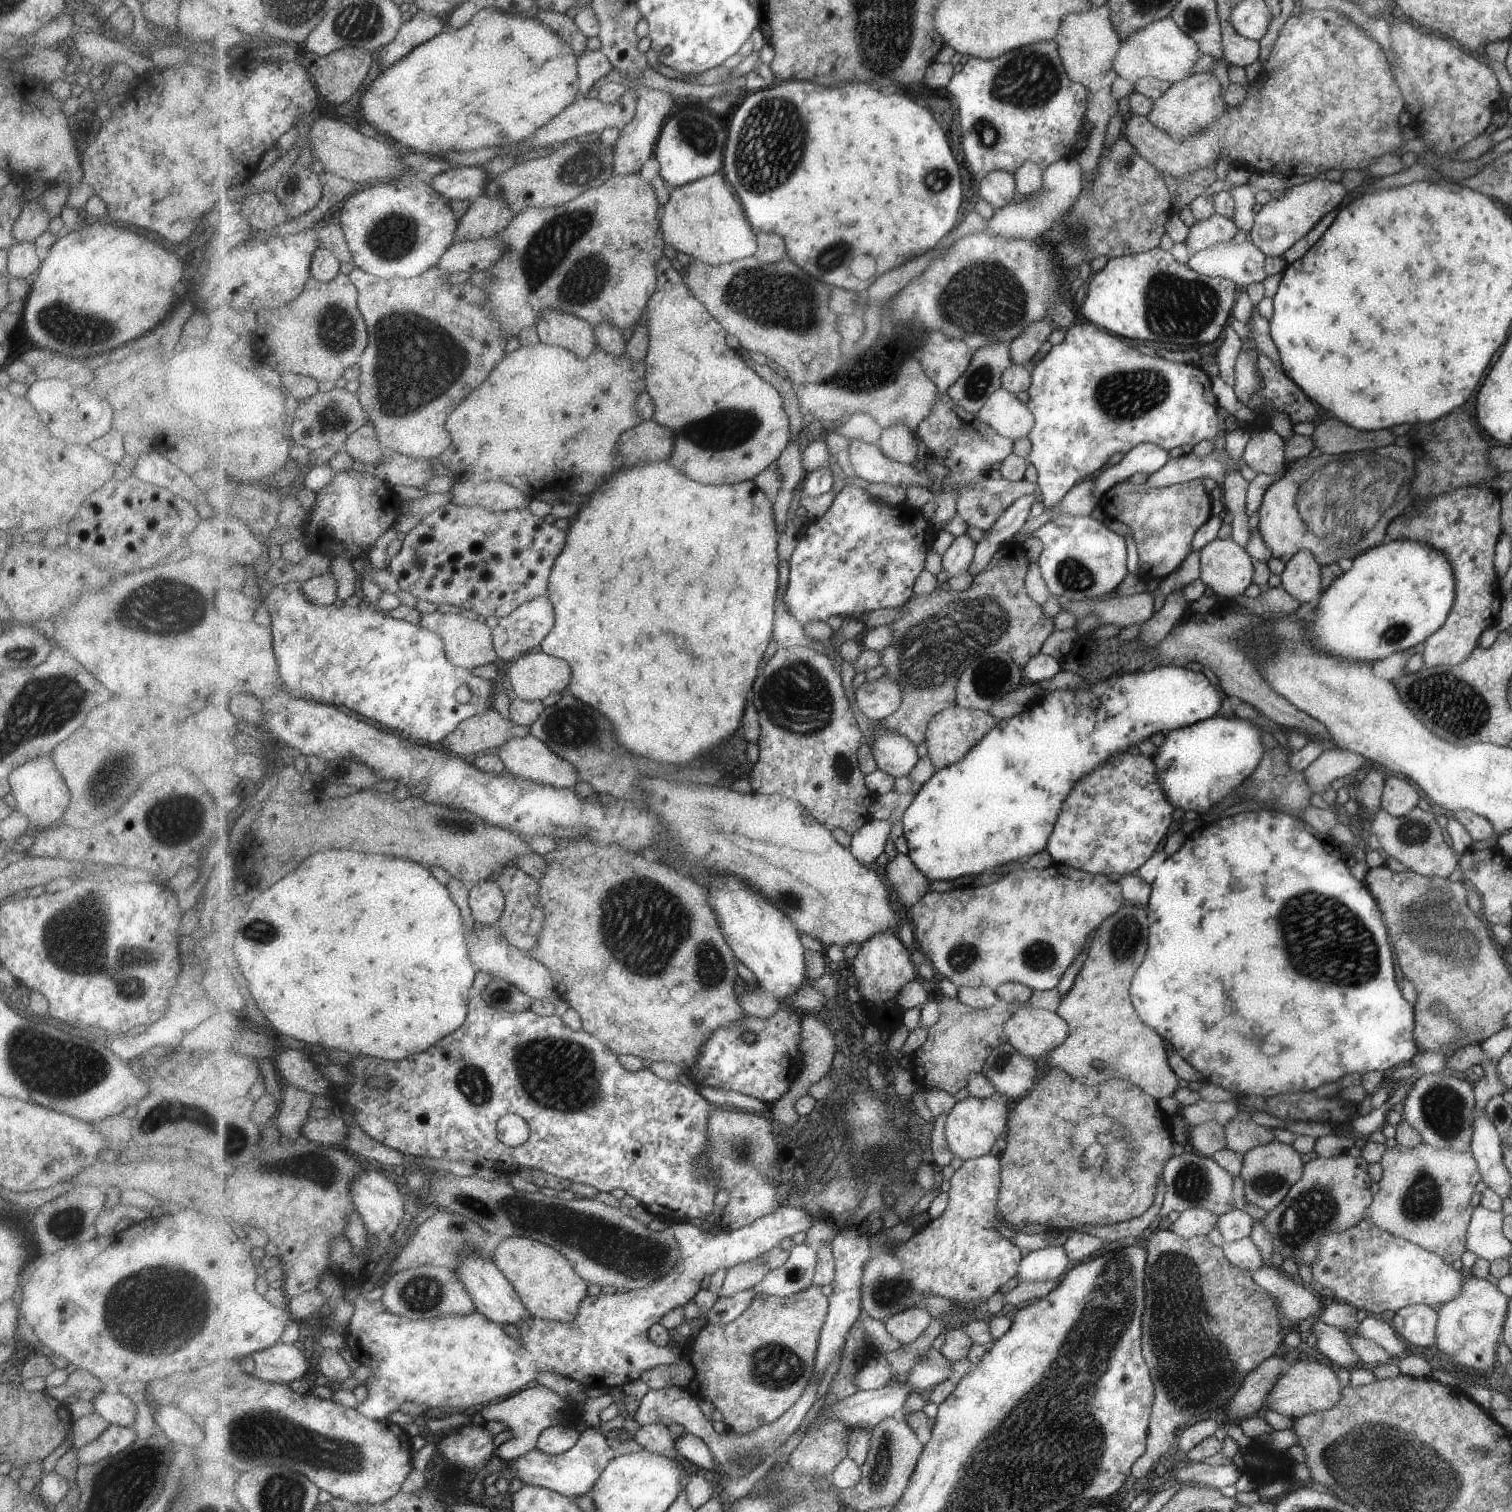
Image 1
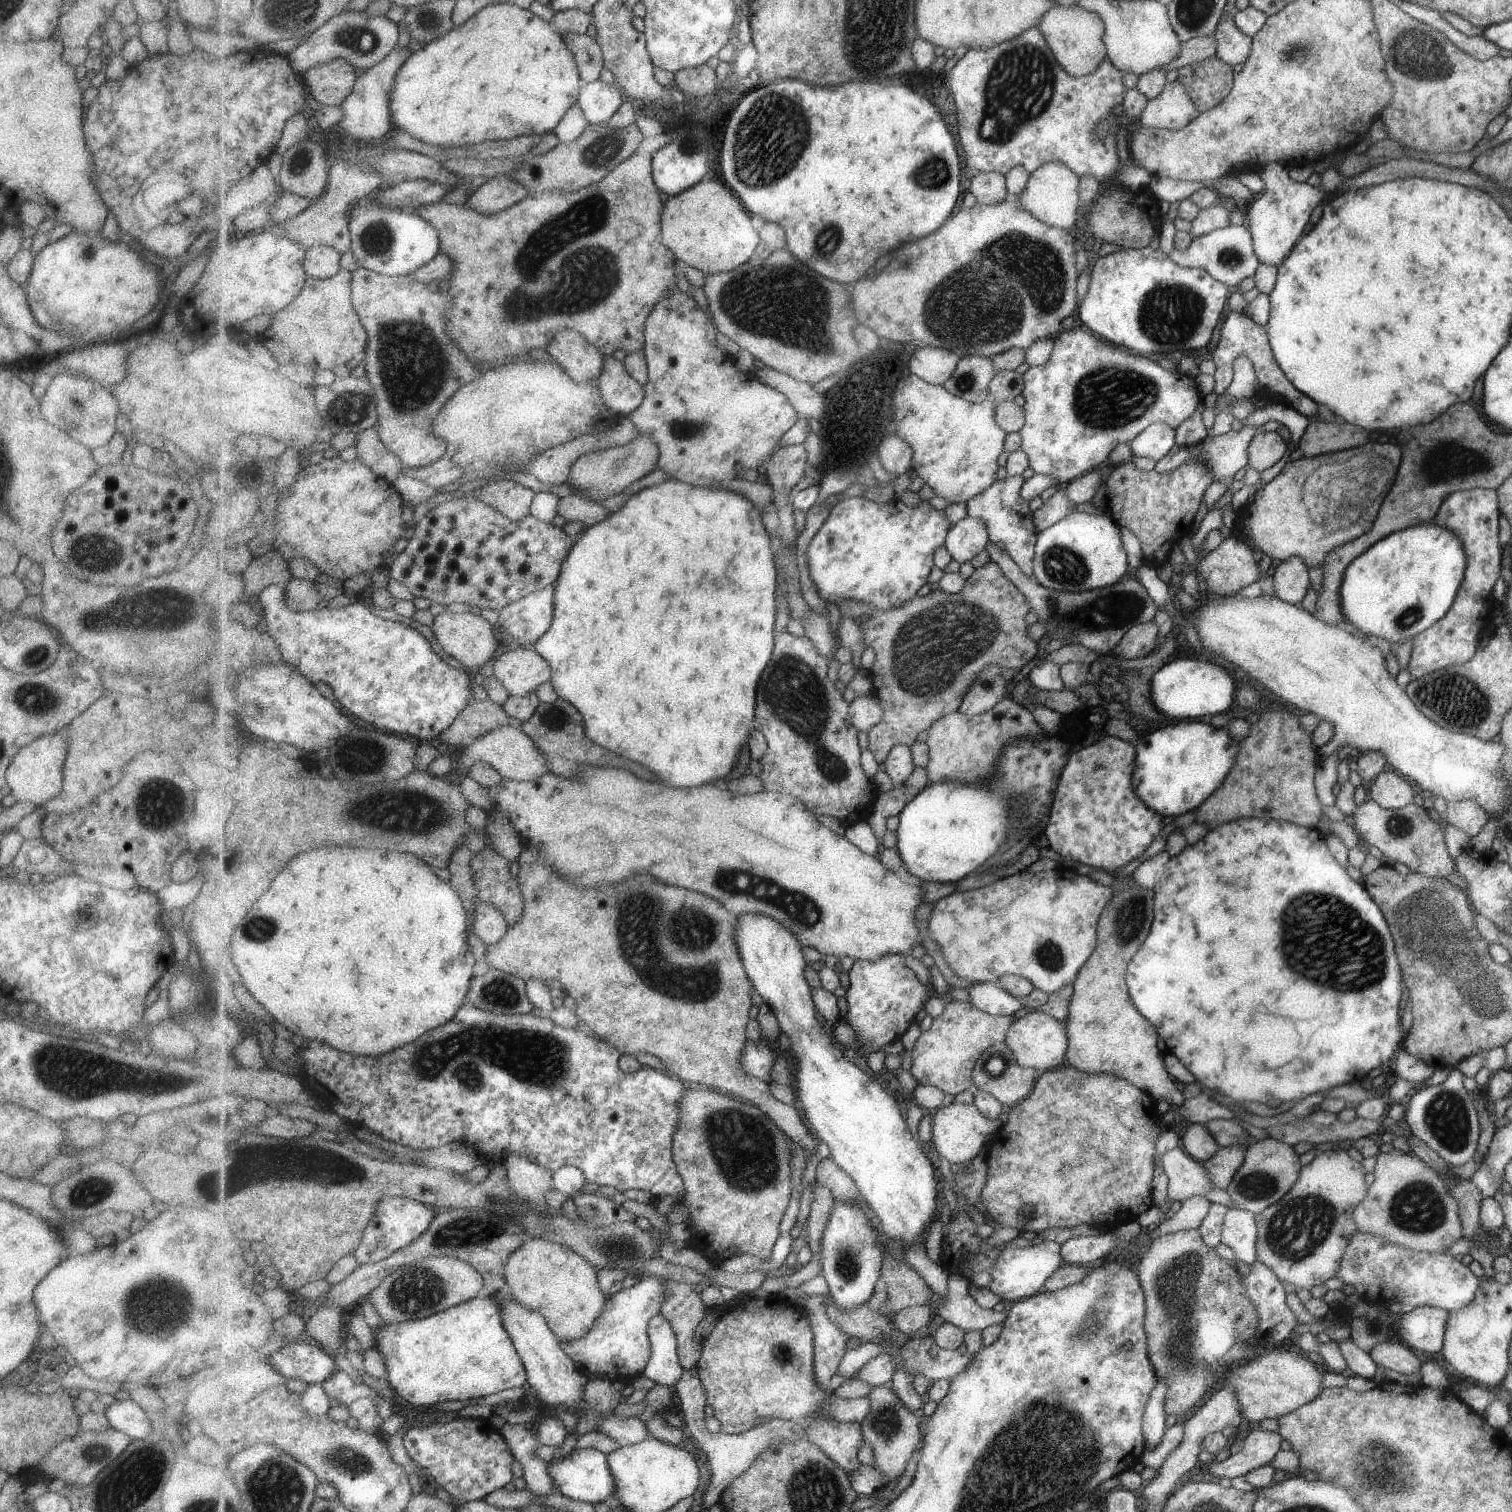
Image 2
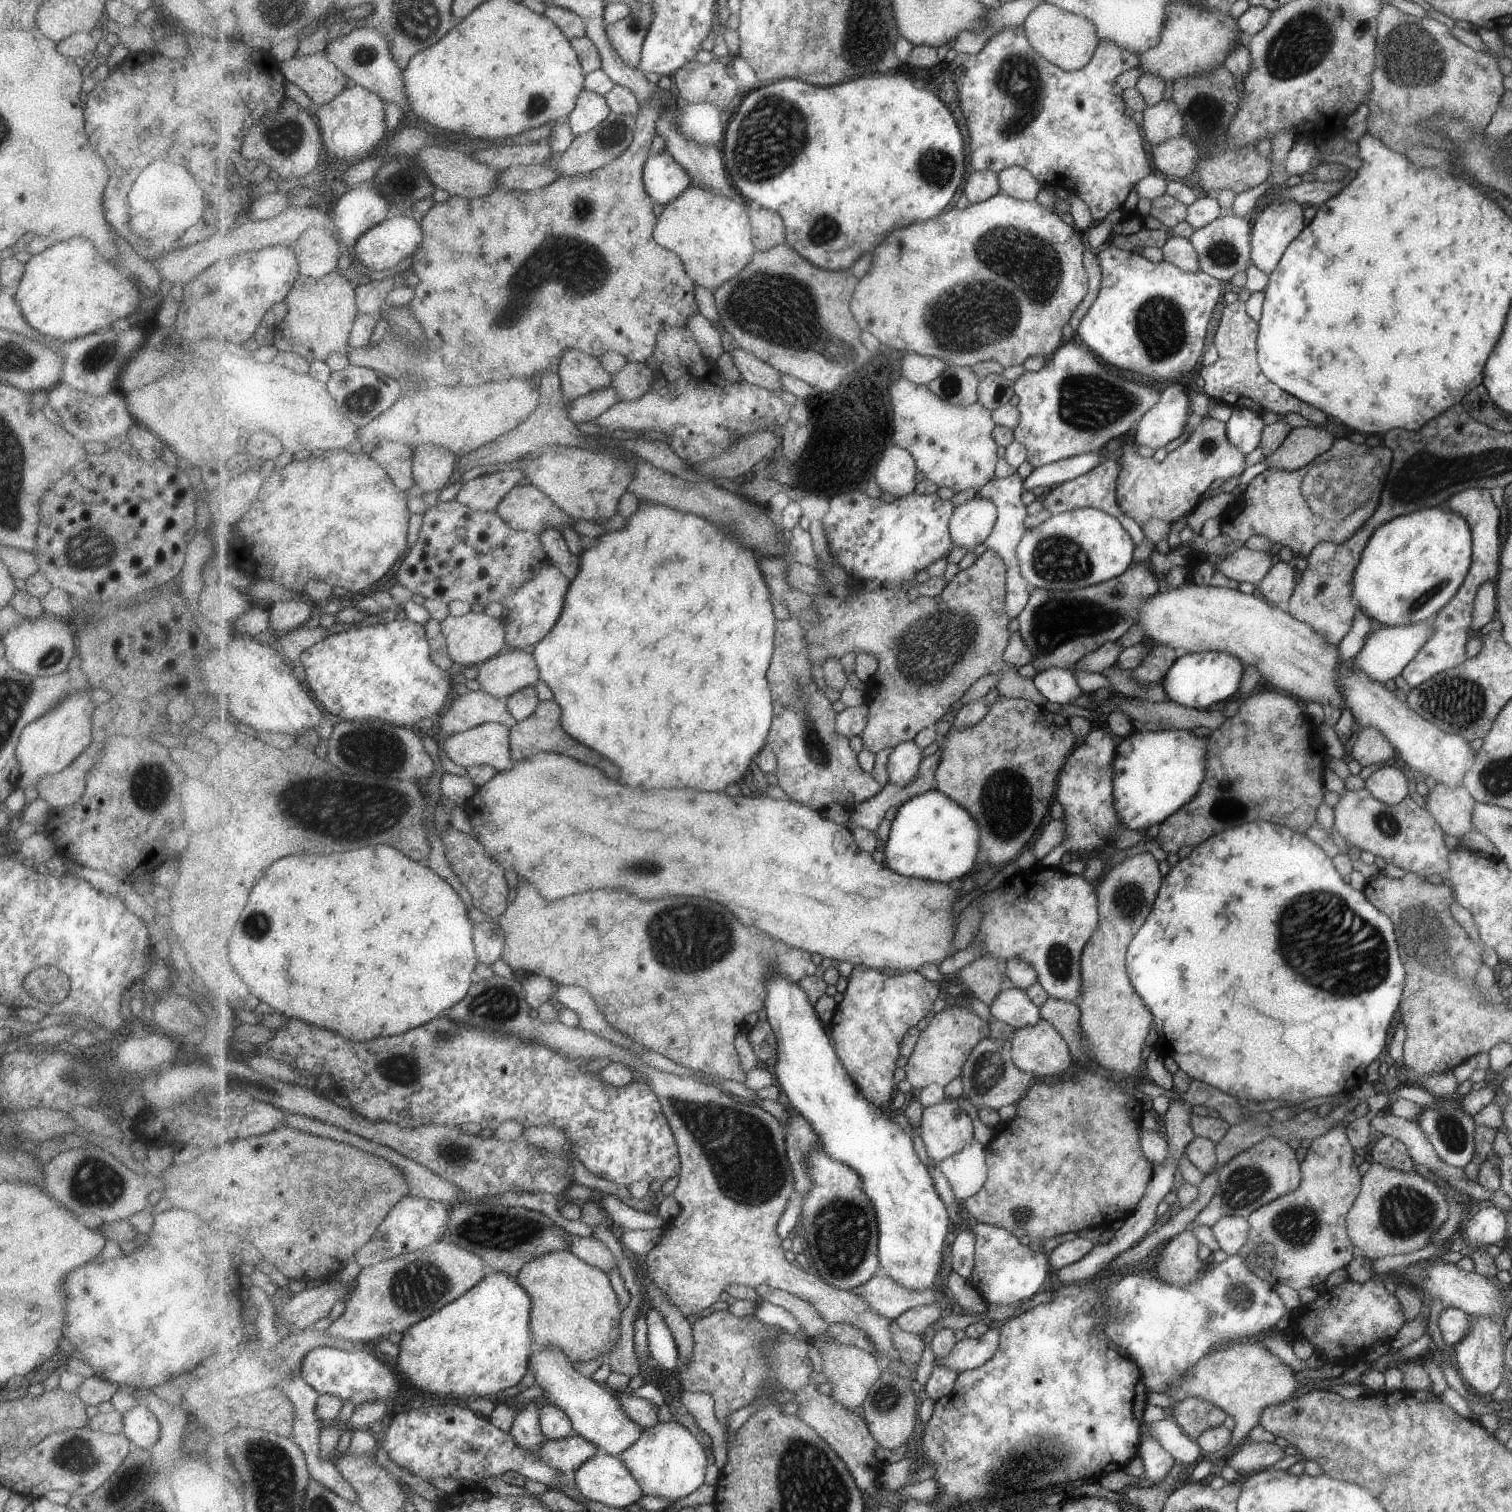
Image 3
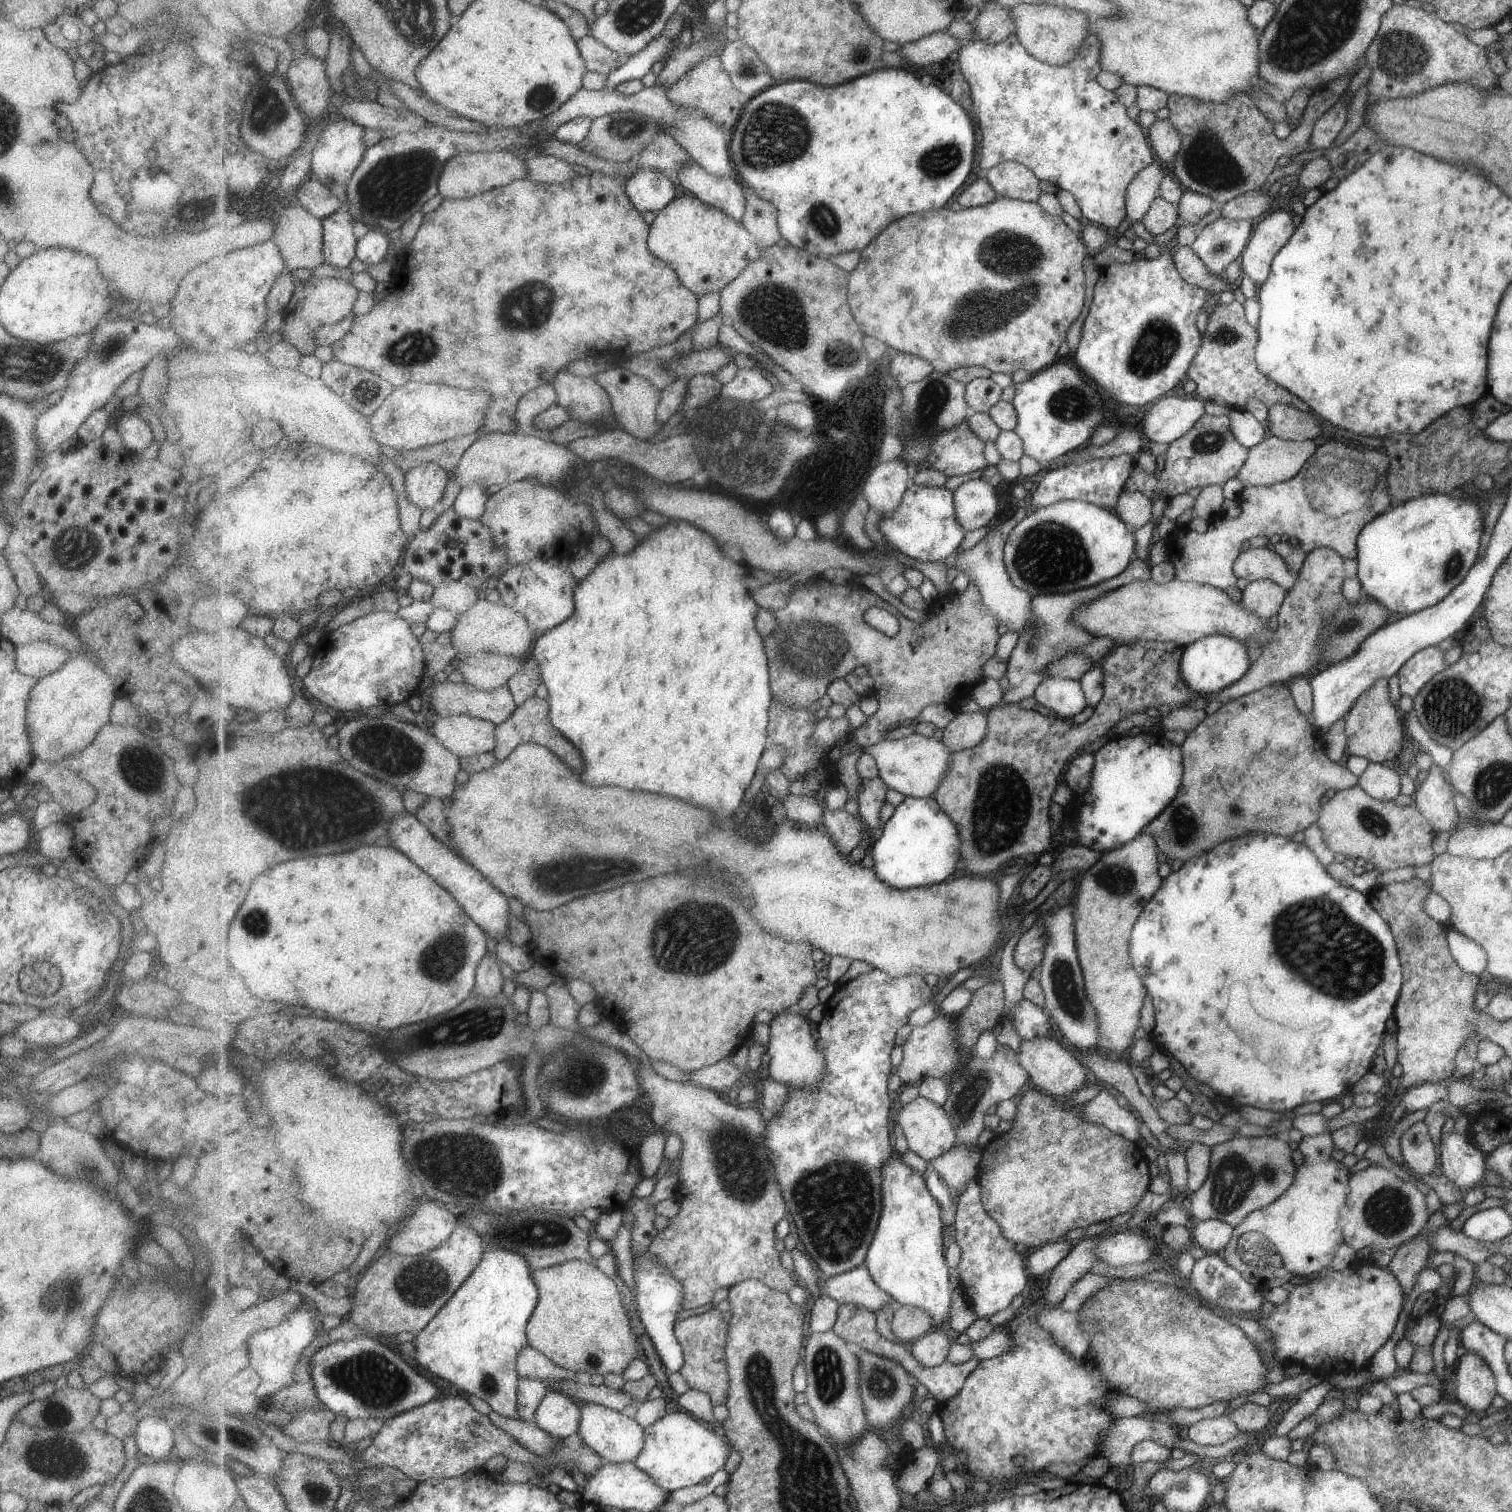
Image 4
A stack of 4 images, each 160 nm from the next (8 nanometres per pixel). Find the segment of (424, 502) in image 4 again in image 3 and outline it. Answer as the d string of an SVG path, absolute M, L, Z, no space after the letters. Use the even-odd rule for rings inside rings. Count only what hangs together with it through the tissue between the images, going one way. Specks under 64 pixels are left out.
M434 444L412 448L412 474L415 482L426 492L443 490L451 482L451 474L459 458L448 448Z

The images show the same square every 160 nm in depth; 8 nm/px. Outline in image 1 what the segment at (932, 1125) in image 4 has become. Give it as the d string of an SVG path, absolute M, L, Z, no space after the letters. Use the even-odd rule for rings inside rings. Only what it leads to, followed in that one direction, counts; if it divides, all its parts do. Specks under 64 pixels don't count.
M997 1091L991 1098L980 1099L971 1095L959 1101L948 1114L945 1123L945 1138L947 1138L948 1152L955 1154L963 1161L976 1159L991 1152L995 1142L1006 1136L1008 1120L1013 1110L1011 1098Z

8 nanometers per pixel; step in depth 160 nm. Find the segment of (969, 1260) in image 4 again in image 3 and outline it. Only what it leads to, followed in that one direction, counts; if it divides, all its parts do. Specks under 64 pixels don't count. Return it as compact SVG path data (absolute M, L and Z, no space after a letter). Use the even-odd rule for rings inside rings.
M973 1220L972 1231L977 1235L976 1265L971 1284L989 1304L1014 1304L1037 1293L1045 1275L1050 1271L1048 1258L1043 1252L1033 1252L1026 1242L1006 1228Z

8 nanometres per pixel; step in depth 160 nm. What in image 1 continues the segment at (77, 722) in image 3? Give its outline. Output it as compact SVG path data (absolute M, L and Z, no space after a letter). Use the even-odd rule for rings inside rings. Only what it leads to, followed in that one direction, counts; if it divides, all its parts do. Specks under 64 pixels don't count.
M49 755L25 761L19 768L15 767L9 773L8 783L16 800L15 810L26 816L29 828L39 832L61 822L70 794L55 765L49 760Z

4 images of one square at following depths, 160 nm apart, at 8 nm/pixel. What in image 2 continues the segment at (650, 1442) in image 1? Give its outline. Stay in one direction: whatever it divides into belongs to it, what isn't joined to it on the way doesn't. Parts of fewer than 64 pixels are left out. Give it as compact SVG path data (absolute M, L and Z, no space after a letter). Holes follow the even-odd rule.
M613 1411L607 1415L604 1423L597 1431L613 1437L621 1447L643 1442L651 1433L648 1424L643 1418L614 1416Z

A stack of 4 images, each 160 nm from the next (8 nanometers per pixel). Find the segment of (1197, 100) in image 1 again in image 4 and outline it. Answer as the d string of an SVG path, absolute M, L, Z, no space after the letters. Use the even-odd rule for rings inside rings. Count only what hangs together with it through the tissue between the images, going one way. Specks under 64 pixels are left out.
M1156 119L1146 132L1149 132L1149 144L1152 145L1157 159L1162 162L1169 162L1171 159L1173 161L1173 156L1180 151L1181 142L1180 134L1168 120Z

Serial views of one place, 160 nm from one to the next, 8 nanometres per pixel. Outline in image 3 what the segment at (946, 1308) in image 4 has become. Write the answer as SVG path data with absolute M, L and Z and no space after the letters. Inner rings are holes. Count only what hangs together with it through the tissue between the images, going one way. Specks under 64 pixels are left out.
M777 971L774 972L772 977L769 977L766 980L766 984L768 986L768 999L766 1000L767 1021L771 1023L778 1038L778 1054L774 1074L784 1101L788 1101L797 1114L801 1114L801 1116L805 1117L811 1123L813 1130L815 1130L820 1136L821 1146L834 1161L839 1161L840 1163L849 1165L862 1178L865 1192L869 1195L870 1200L877 1209L878 1223L880 1224L880 1266L886 1270L888 1274L887 1276L891 1277L899 1284L905 1285L907 1288L916 1291L931 1288L931 1286L937 1282L937 1276L939 1276L939 1272L941 1272L943 1256L945 1255L943 1250L947 1249L945 1246L949 1246L945 1244L951 1242L949 1236L952 1234L952 1226L948 1205L946 1205L945 1201L939 1196L936 1189L935 1179L933 1178L928 1165L921 1160L916 1145L914 1144L914 1138L911 1138L901 1126L898 1126L893 1121L893 1117L891 1118L891 1116L880 1111L876 1104L870 1103L870 1100L862 1095L862 1092L854 1081L852 1074L849 1074L849 1071L845 1068L843 1061L837 1054L833 1038L826 1032L825 1027L823 1027L823 1020L820 1018L814 1005L809 1002L809 995L807 992L805 992L805 990L803 990L803 988L801 988L801 986L799 986L799 984L793 979L790 979L789 975L778 973Z

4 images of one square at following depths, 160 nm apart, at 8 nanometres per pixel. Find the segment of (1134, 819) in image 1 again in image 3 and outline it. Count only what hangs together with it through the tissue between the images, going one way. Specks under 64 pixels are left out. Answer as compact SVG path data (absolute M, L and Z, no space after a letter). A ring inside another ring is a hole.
M1096 727L1090 728L1077 748L1069 752L1057 776L1058 787L1054 796L1054 800L1062 806L1060 819L1064 824L1063 840L1038 860L1038 866L1055 868L1065 853L1075 852L1075 857L1078 857L1082 852L1100 849L1103 844L1108 844L1106 839L1119 828L1120 822L1112 807L1112 760L1115 758L1116 746L1112 734Z

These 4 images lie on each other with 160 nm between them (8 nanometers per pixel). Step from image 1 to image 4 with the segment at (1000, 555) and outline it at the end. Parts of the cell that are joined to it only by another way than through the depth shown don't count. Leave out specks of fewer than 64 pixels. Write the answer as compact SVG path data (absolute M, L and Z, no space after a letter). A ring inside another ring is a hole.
M823 576L815 577L814 581L791 592L787 606L773 611L773 616L777 618L777 631L764 638L773 698L777 698L781 704L789 708L814 708L820 698L828 695L829 686L835 680L846 678L858 667L867 666L878 690L879 708L853 734L861 748L880 744L885 740L886 733L896 726L915 727L917 716L929 704L955 705L959 700L968 697L975 684L984 679L983 666L989 658L996 656L997 642L1001 640L997 632L1000 624L981 602L981 592L975 584L970 584L959 595L945 596L940 603L934 607L931 620L915 622L901 614L887 600L862 586L857 579L844 586L836 586ZM873 607L888 611L900 622L900 631L895 636L889 637L865 622L865 612Z

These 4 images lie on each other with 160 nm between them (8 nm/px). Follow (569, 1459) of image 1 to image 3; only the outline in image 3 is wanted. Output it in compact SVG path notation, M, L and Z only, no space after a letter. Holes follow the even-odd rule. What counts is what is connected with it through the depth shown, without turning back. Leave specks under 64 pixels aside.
M600 1452L590 1458L573 1472L572 1476L585 1499L603 1503L607 1508L617 1507L622 1509L629 1504L635 1504L639 1498L646 1495L639 1480L628 1466L621 1459L609 1453Z

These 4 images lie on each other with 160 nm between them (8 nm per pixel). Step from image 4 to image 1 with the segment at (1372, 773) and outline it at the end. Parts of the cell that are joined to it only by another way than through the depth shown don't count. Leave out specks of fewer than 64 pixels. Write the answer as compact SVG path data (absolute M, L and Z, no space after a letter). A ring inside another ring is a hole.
M1398 776L1384 780L1380 796L1380 808L1391 816L1405 816L1412 808L1416 807L1419 800L1417 792Z

